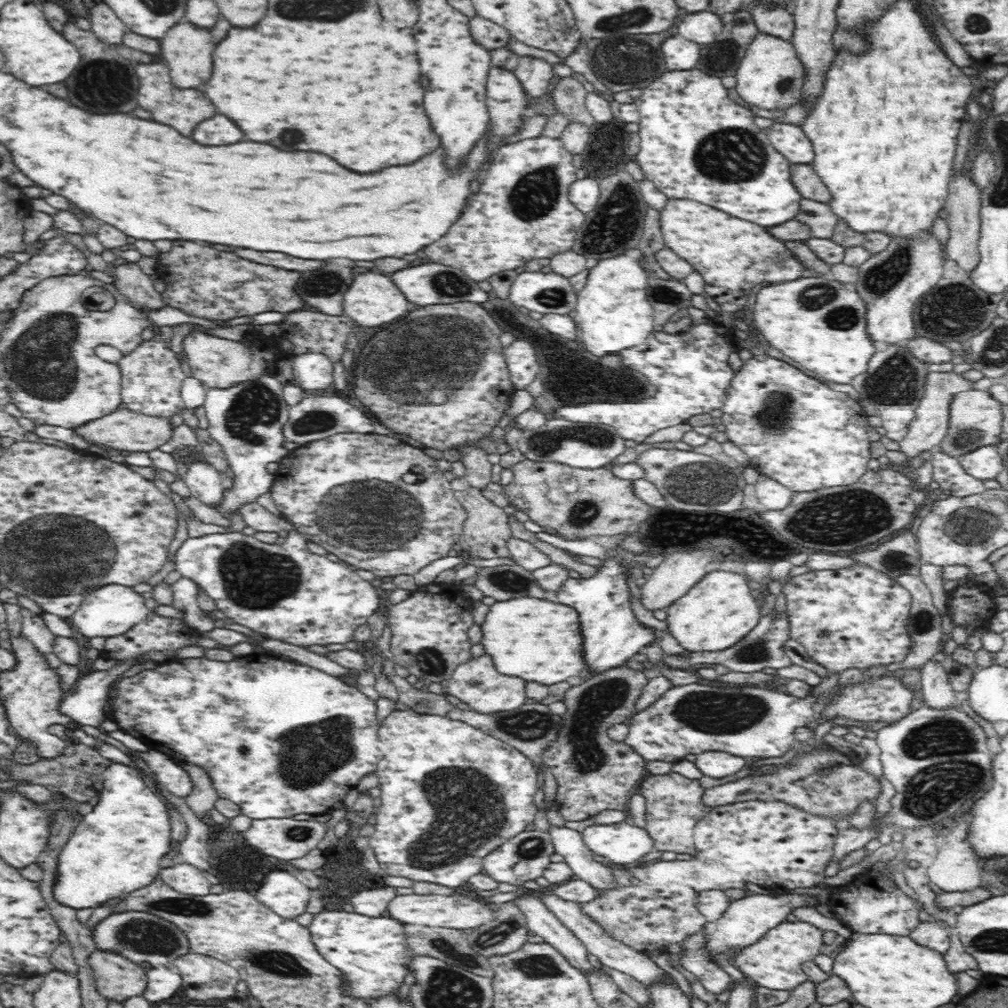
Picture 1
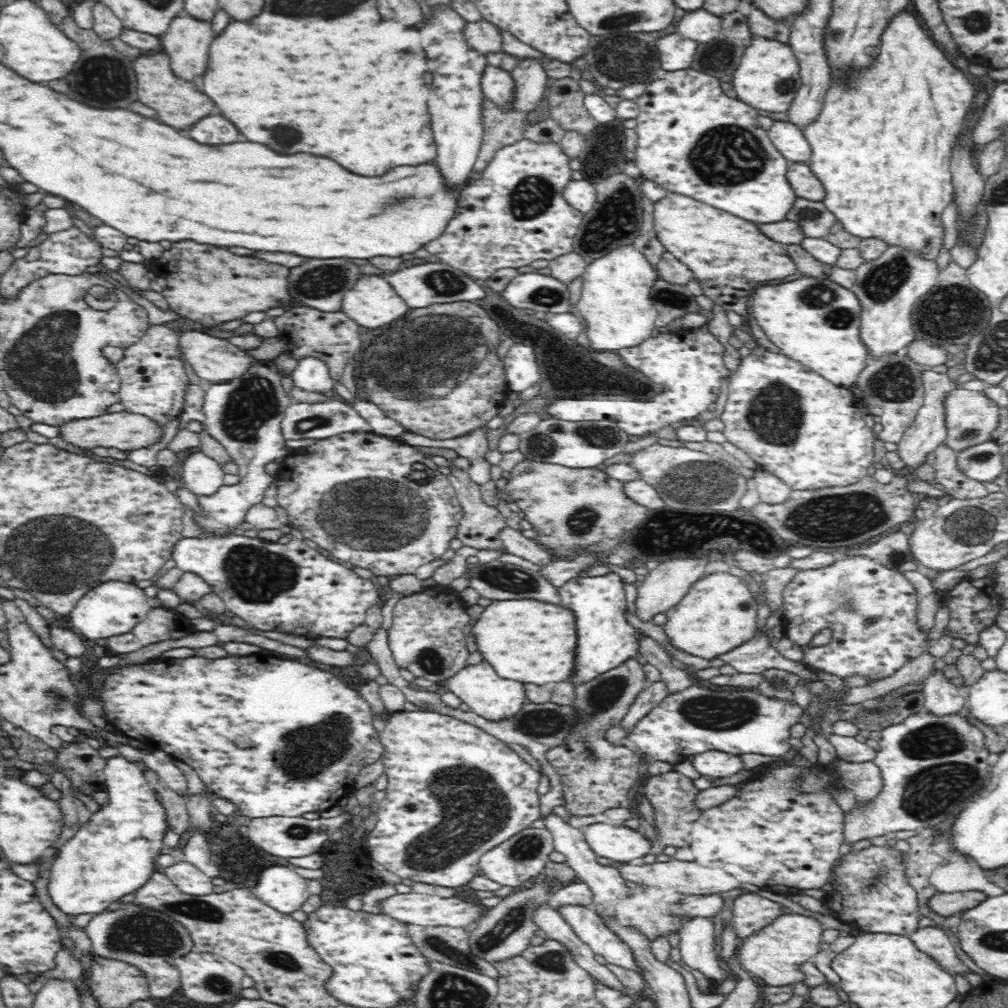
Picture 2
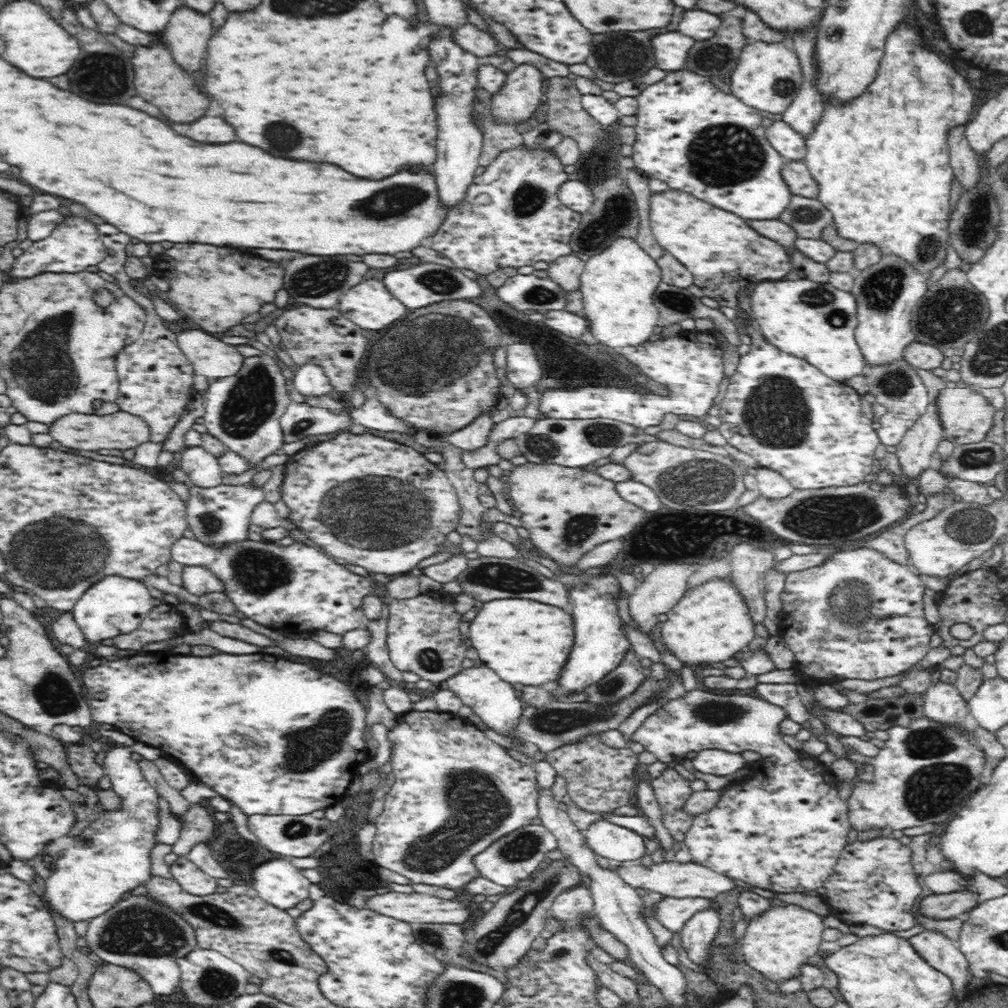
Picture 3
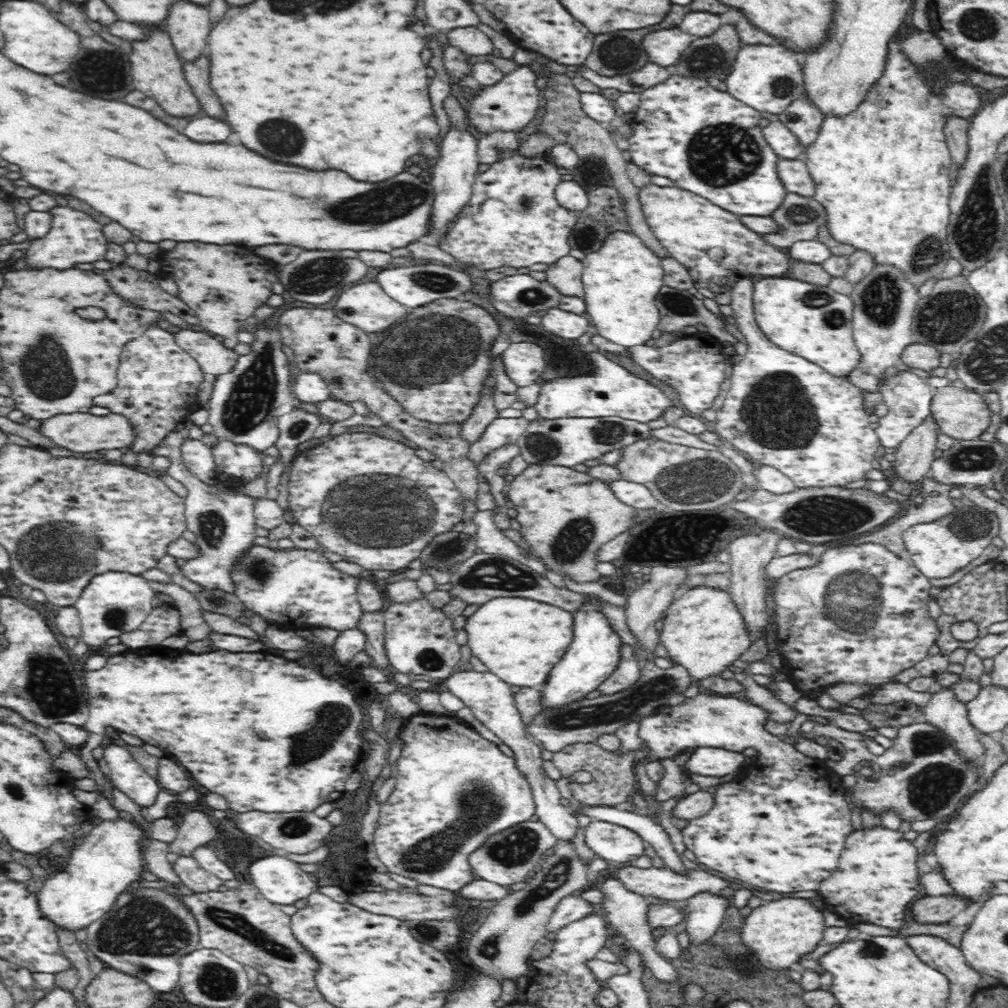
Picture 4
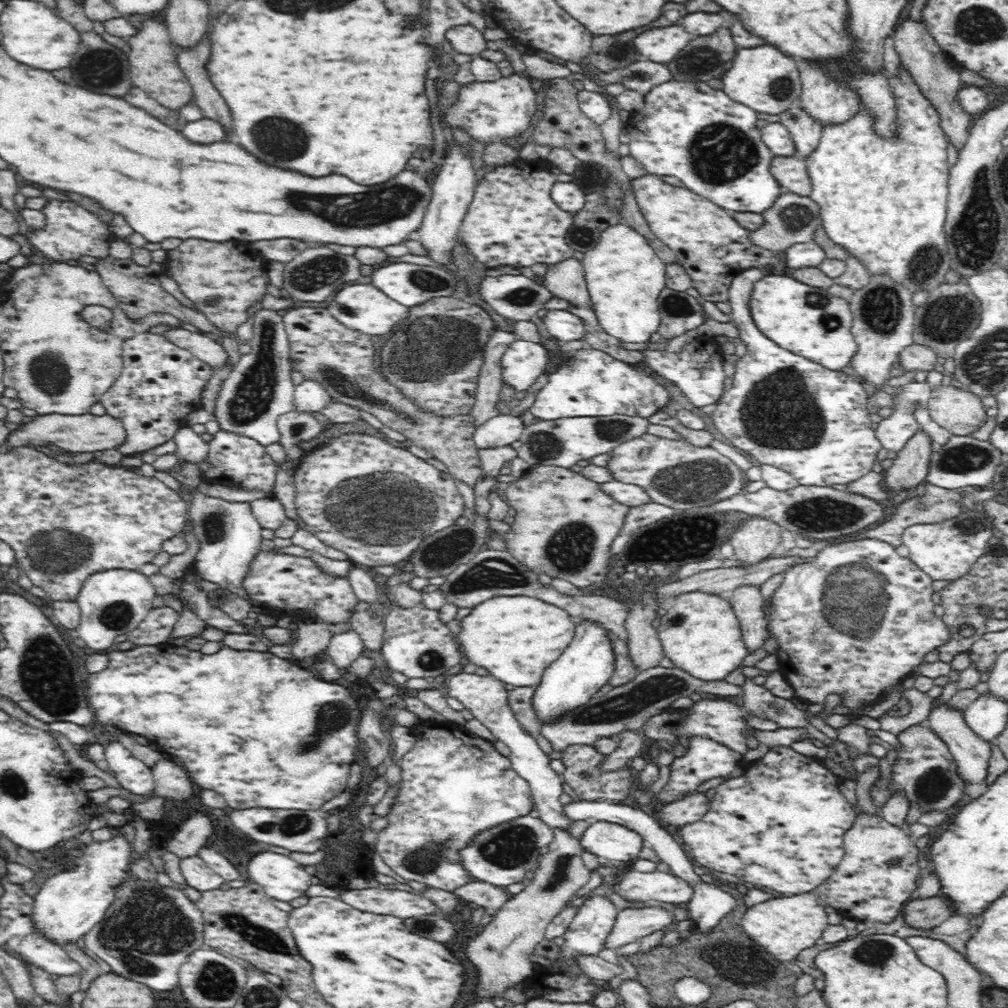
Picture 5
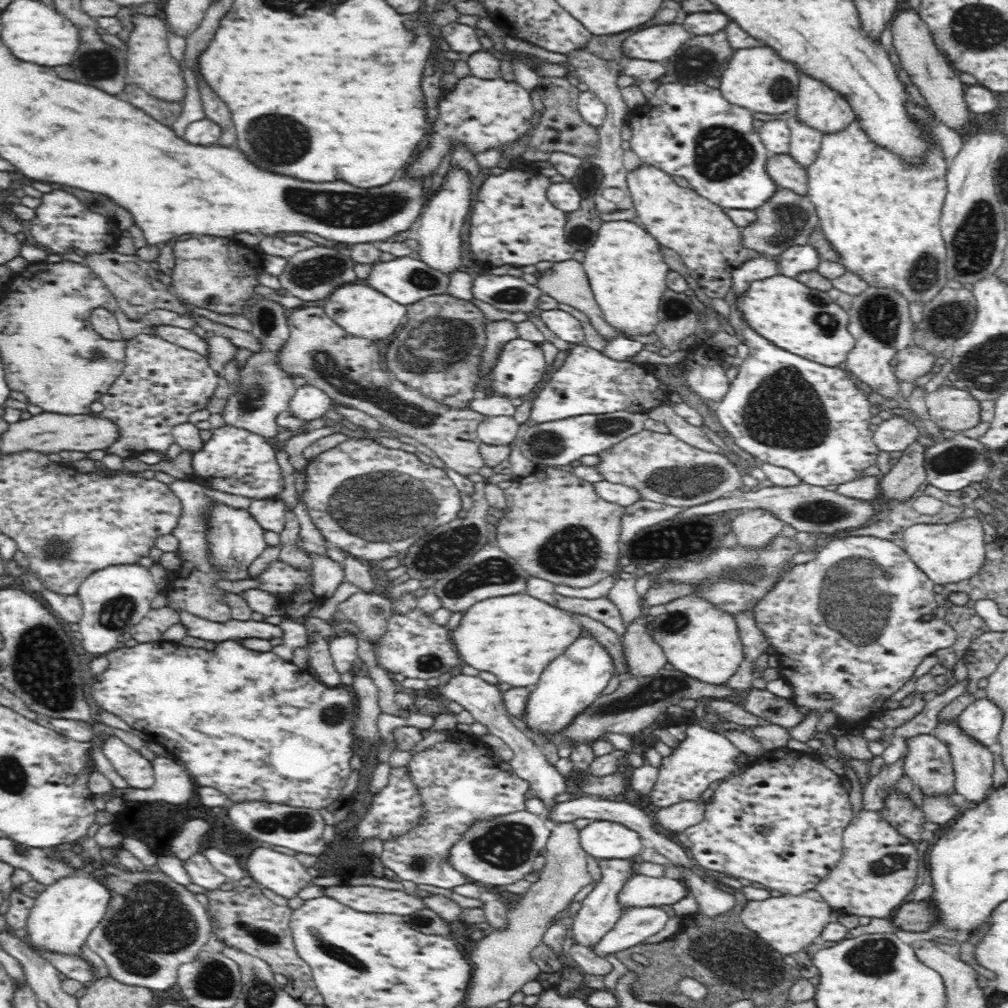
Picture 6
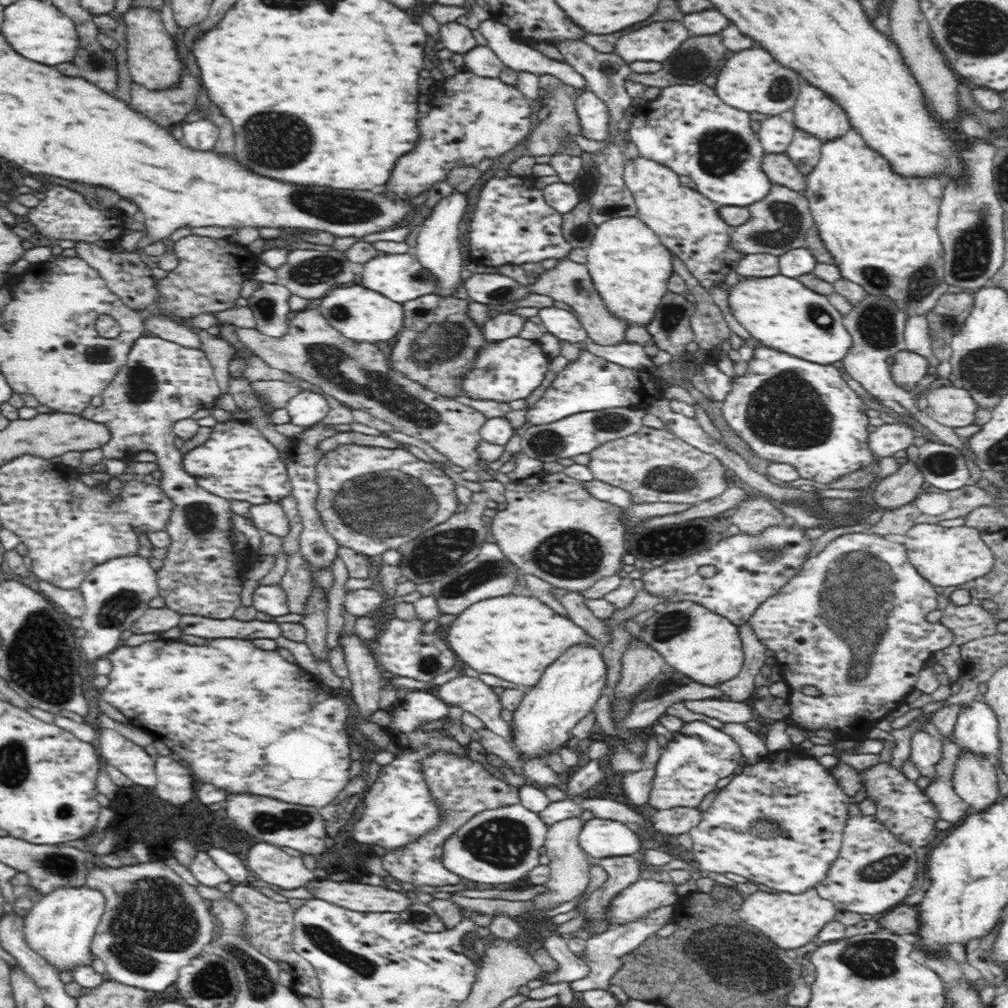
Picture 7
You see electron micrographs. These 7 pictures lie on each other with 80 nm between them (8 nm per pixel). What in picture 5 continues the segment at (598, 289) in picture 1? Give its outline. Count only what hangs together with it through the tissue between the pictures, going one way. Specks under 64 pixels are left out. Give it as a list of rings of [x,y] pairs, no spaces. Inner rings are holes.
[[[621,222],[606,228],[596,247],[584,253],[581,264],[593,311],[604,332],[616,337],[621,343],[646,344],[660,326],[658,296],[666,287],[666,264],[661,260],[658,252],[652,249],[644,236]]]

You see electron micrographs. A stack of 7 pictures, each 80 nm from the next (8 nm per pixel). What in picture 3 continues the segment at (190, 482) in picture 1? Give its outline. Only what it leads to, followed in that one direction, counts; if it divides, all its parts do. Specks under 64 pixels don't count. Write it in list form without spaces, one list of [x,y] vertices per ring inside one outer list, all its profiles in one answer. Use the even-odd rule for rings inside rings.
[[[202,445],[186,446],[181,452],[181,467],[194,485],[209,490],[222,487],[222,469],[218,459],[210,454]]]

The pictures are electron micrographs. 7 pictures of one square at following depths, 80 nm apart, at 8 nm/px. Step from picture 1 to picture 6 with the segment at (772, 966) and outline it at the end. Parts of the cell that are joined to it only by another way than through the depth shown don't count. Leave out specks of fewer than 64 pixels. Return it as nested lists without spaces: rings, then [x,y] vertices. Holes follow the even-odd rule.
[[[812,889],[798,896],[782,894],[763,900],[748,900],[746,908],[740,912],[740,918],[746,924],[746,928],[770,944],[774,951],[786,956],[800,952],[802,948],[813,944],[814,938],[818,938],[824,927],[834,919],[832,913],[831,906],[816,892],[816,889]]]

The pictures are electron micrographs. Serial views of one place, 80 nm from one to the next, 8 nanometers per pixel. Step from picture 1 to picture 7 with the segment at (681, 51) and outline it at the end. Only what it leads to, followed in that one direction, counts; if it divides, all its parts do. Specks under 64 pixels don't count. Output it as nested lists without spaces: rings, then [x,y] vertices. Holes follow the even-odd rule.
[[[678,20],[654,22],[622,36],[616,42],[614,52],[628,64],[636,61],[662,63],[688,38],[688,30]]]

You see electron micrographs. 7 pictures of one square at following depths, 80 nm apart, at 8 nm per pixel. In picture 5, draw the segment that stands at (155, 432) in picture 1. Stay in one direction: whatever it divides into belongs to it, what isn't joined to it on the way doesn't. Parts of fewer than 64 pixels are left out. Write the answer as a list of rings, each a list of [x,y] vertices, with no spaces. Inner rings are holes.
[[[91,413],[81,415],[38,415],[33,414],[33,419],[27,423],[21,423],[17,428],[10,430],[6,438],[5,448],[34,447],[39,448],[53,444],[63,450],[74,452],[98,452],[120,447],[126,442],[126,431],[122,421],[117,417]]]

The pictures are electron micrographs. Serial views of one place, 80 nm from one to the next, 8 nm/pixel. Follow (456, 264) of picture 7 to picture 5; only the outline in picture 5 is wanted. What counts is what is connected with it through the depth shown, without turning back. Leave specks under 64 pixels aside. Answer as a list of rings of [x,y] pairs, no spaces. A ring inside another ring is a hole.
[[[458,146],[452,148],[450,156],[445,158],[444,166],[440,174],[436,176],[432,184],[432,200],[427,206],[427,210],[421,223],[421,228],[410,240],[418,241],[426,249],[426,256],[434,263],[445,267],[454,264],[453,252],[458,242],[459,229],[462,228],[463,218],[466,217],[467,209],[470,208],[474,196],[474,186],[476,186],[476,172],[472,168],[472,160],[460,152]]]

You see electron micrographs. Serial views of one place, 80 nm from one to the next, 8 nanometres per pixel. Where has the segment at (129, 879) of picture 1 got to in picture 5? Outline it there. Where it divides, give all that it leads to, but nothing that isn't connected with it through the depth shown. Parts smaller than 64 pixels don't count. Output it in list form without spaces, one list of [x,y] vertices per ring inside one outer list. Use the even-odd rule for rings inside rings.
[[[119,741],[110,742],[105,749],[106,760],[112,775],[120,786],[139,795],[144,800],[154,792],[153,770],[142,760],[138,760]],[[114,828],[114,838],[110,842],[94,842],[88,846],[86,854],[76,860],[74,872],[65,871],[45,880],[41,890],[34,896],[32,919],[42,937],[62,947],[84,938],[95,924],[102,921],[108,907],[116,895],[116,884],[122,884],[128,876],[128,864],[132,862],[130,844],[122,838],[122,832]]]

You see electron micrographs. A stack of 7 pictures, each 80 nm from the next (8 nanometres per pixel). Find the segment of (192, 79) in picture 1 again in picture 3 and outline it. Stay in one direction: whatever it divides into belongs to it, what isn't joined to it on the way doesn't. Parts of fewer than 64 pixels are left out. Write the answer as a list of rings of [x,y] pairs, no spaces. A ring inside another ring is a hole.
[[[183,5],[170,16],[159,38],[170,47],[176,64],[186,72],[194,72],[202,66],[202,56],[212,34],[210,15]]]

